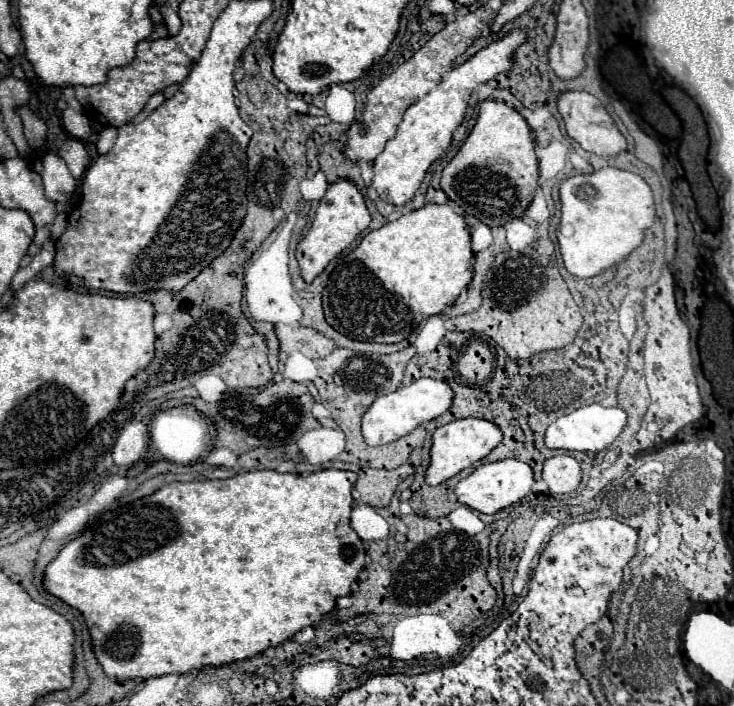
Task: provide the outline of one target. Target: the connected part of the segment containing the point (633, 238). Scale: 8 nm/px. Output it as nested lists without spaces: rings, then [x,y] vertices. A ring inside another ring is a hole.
[[[614,167],[594,171],[592,175],[574,175],[566,179],[560,185],[560,201],[562,201],[562,219],[556,237],[560,243],[564,267],[576,277],[596,277],[606,269],[610,269],[612,265],[626,261],[626,257],[644,241],[644,233],[652,227],[656,217],[650,185],[640,175]]]

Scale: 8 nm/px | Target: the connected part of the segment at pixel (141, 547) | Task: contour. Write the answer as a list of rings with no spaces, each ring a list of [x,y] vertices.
[[[272,469],[238,473],[224,481],[192,481],[192,483],[168,483],[154,495],[132,501],[114,511],[106,511],[94,525],[90,525],[80,537],[62,547],[58,557],[46,567],[44,587],[48,593],[60,597],[70,607],[78,609],[92,635],[94,653],[104,667],[104,673],[112,679],[150,679],[160,675],[182,675],[194,667],[228,665],[246,657],[254,657],[268,647],[276,647],[286,639],[292,639],[304,627],[314,627],[336,605],[338,597],[350,595],[352,583],[366,565],[364,541],[350,527],[352,511],[352,487],[356,473],[340,469],[322,469],[310,475],[278,473]]]

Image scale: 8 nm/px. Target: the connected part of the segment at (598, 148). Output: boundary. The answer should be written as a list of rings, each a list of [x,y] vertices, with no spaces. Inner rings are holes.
[[[568,91],[560,95],[558,111],[564,117],[570,139],[574,139],[584,151],[590,151],[594,155],[618,155],[626,149],[624,135],[616,127],[610,113],[604,109],[604,105],[594,95],[584,93],[584,91]]]

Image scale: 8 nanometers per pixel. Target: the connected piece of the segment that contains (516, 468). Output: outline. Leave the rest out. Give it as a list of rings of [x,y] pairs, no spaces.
[[[504,459],[504,461],[476,467],[474,473],[470,473],[466,479],[462,479],[456,485],[454,493],[462,505],[468,505],[470,509],[484,513],[484,515],[494,515],[496,511],[510,507],[512,503],[526,497],[532,491],[532,483],[534,483],[534,473],[528,463],[522,463],[516,459]]]

